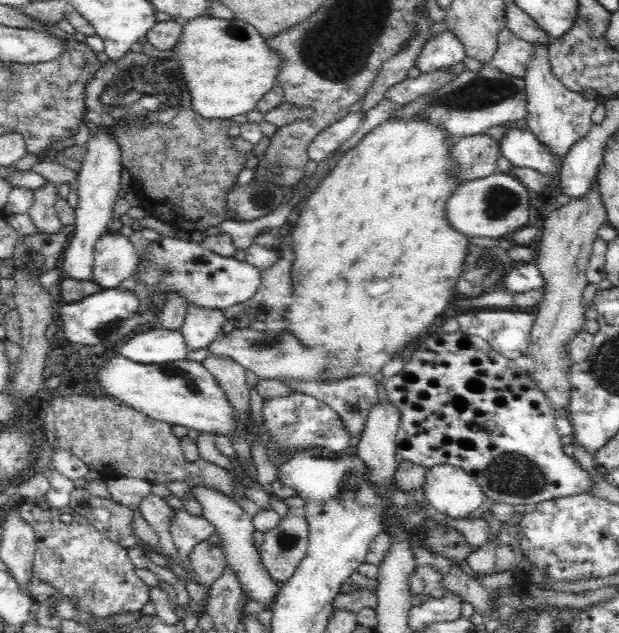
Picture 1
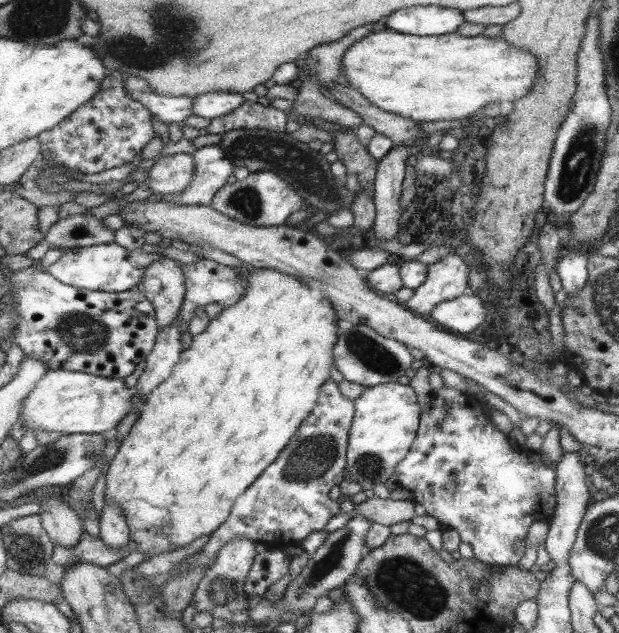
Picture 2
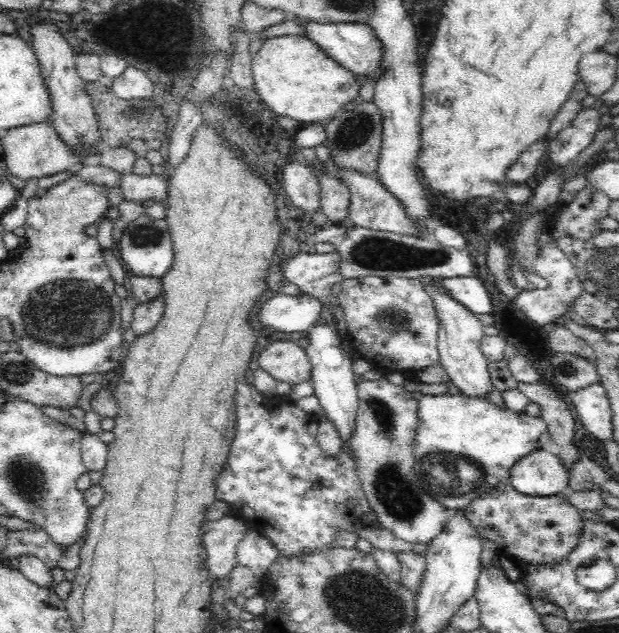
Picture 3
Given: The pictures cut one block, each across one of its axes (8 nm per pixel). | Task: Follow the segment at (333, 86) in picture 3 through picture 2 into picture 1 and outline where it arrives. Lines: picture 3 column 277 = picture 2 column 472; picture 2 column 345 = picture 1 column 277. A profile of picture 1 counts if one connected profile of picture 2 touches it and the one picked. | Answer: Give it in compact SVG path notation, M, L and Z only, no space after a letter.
M193 17L192 20L185 22L184 28L181 30L180 40L172 48L177 56L177 64L181 68L182 76L184 76L186 87L189 89L189 95L193 102L194 111L199 116L204 116L204 119L234 119L236 116L243 116L252 110L257 108L258 102L265 96L267 92L273 90L277 85L277 76L280 72L281 56L276 51L272 50L272 47L268 46L267 39L260 34L260 31L256 30L251 24L238 20L236 17L232 17L230 20L223 18L208 17Z

